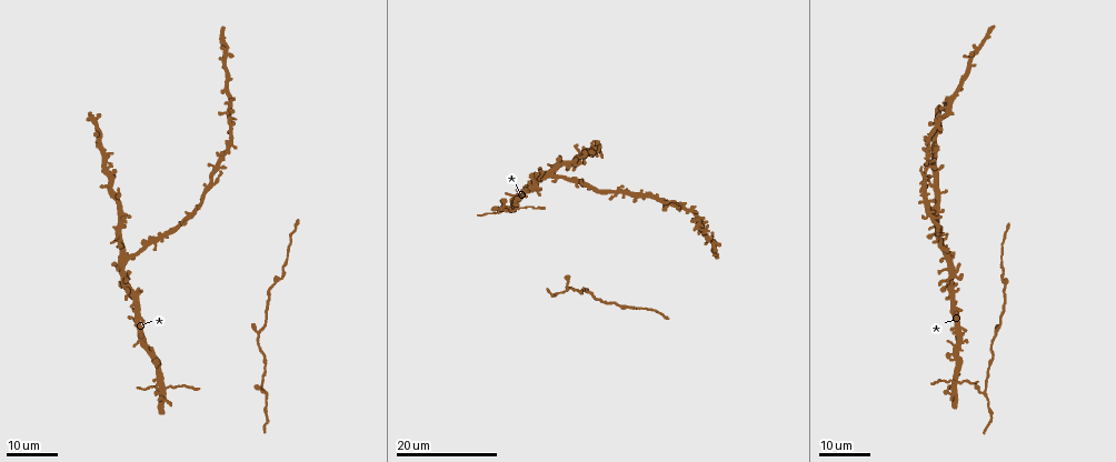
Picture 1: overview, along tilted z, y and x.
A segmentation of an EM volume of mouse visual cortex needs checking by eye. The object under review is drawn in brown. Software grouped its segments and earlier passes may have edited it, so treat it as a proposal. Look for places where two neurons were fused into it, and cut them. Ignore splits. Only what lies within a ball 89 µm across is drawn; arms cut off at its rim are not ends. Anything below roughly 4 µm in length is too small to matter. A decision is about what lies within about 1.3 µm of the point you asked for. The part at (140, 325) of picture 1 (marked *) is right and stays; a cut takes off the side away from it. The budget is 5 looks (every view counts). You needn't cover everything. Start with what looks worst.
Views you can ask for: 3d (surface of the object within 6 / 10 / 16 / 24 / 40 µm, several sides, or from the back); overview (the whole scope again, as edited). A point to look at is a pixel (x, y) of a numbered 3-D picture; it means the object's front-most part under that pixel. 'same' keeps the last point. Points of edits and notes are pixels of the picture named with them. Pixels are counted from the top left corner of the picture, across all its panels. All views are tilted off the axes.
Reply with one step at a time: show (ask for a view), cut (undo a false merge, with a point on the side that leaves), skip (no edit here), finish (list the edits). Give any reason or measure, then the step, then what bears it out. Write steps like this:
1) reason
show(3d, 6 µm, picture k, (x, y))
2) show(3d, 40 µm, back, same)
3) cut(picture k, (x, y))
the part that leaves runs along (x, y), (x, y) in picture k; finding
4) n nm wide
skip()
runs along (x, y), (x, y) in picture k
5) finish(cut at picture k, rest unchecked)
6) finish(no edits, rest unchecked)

two arms in line, one across
show(3d, 24 µm, picture 1, (984, 390))

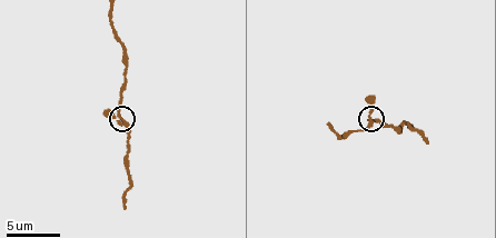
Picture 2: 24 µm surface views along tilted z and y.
show(3d, 10 µm, picture 2, (124, 121))

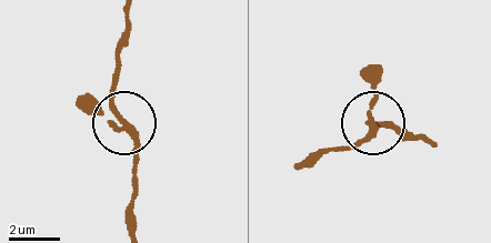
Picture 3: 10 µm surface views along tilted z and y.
side arm 9 µm
skip()
all the same neuron

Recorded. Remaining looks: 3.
show(3d, 16 µm, picture 1, (955, 382))

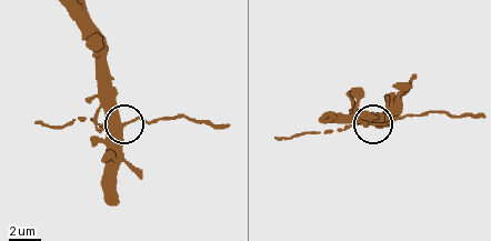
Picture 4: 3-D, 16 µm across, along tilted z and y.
closer look
show(3d, 6 µm, picture 4, (119, 122))

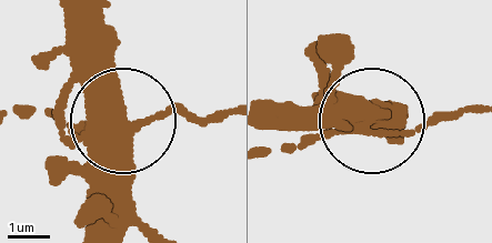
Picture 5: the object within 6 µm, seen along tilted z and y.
side arm 5 µm
cut(picture 5, (300, 147))
two neurons meet here

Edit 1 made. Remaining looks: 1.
finish(cut at picture 5, rest unchecked)

